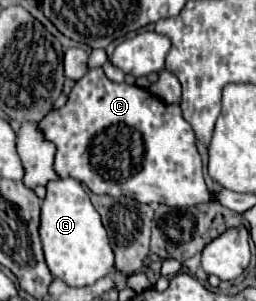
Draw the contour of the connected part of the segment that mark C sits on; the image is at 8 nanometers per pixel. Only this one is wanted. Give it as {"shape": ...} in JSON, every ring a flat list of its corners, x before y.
{"shape":[[101,67,89,69,87,75,75,83,73,91,69,93,69,101,39,121,39,129,57,145,55,171,59,177,73,177,85,183,93,193,111,197,125,195,137,199,139,203,163,203,169,207,193,207,215,201,215,193,207,189,201,173,195,133,183,119,179,105,167,105,151,91,137,85,115,83,103,73]]}

